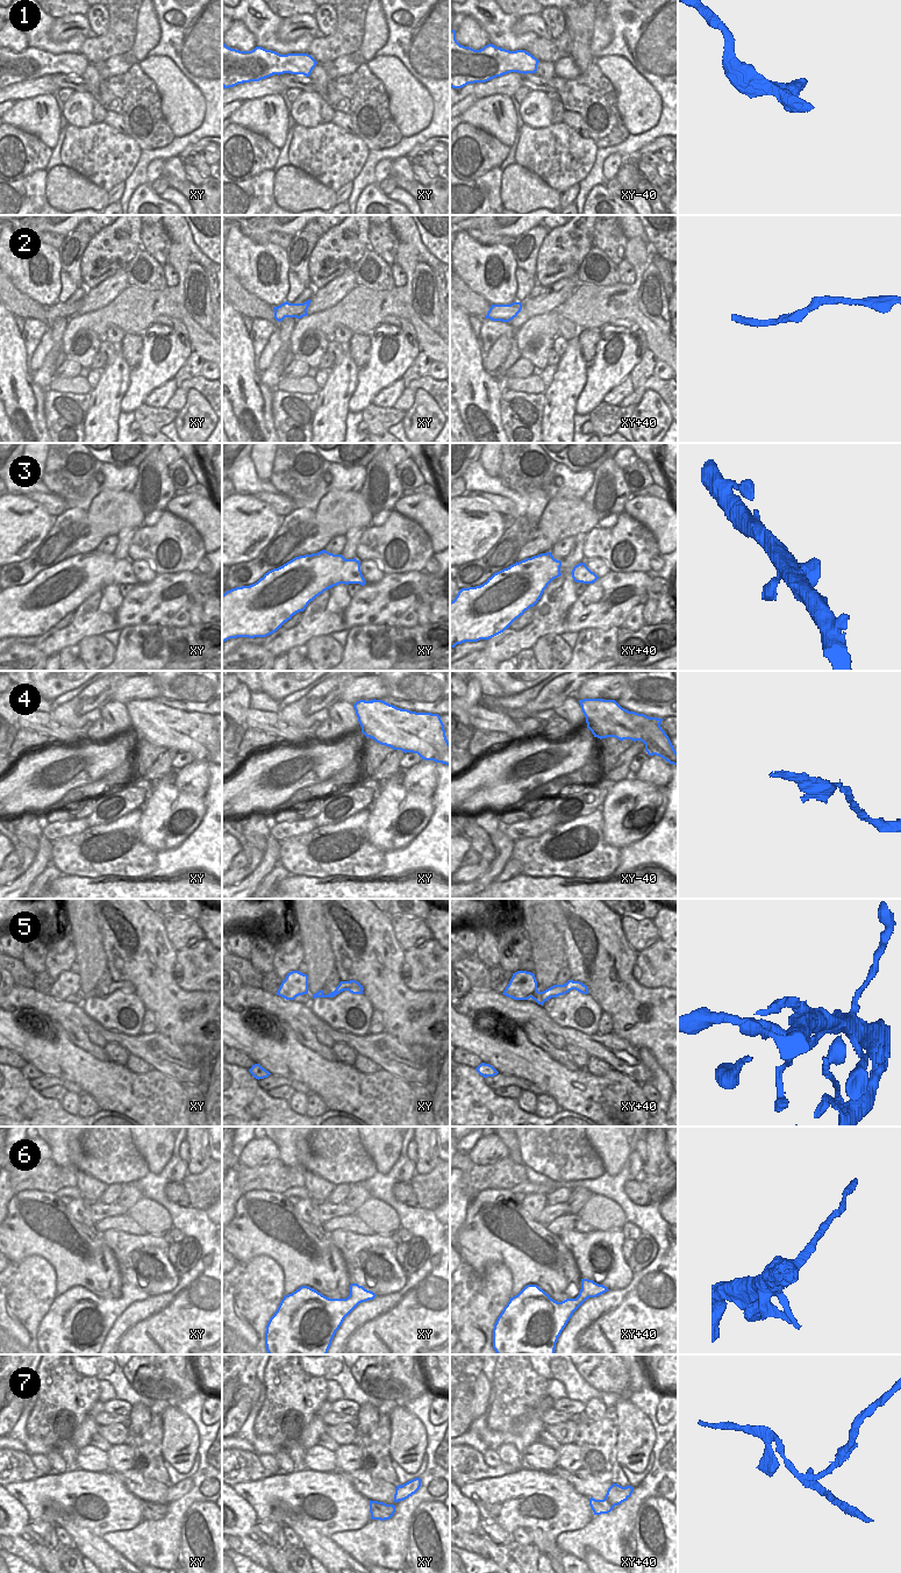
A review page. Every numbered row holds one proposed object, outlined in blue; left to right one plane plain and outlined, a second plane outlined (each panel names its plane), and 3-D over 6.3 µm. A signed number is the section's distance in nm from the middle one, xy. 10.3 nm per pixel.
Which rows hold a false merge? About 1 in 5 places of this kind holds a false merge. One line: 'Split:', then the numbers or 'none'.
Split: 4, 6, 7

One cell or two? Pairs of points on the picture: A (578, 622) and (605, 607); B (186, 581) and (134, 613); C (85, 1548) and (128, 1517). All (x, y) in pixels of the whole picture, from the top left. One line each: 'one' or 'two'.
A: one
B: one
C: two

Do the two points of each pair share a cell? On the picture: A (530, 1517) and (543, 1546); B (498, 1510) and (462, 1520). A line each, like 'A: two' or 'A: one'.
A: two
B: two

